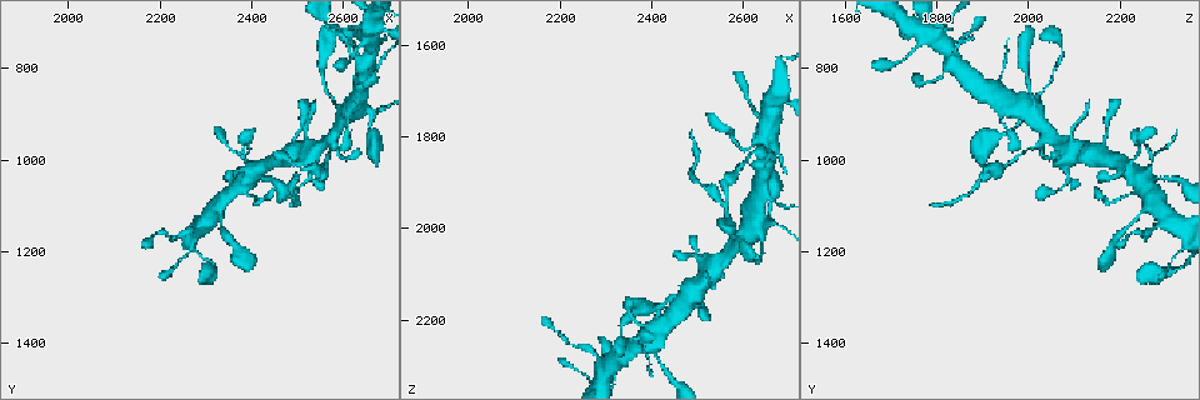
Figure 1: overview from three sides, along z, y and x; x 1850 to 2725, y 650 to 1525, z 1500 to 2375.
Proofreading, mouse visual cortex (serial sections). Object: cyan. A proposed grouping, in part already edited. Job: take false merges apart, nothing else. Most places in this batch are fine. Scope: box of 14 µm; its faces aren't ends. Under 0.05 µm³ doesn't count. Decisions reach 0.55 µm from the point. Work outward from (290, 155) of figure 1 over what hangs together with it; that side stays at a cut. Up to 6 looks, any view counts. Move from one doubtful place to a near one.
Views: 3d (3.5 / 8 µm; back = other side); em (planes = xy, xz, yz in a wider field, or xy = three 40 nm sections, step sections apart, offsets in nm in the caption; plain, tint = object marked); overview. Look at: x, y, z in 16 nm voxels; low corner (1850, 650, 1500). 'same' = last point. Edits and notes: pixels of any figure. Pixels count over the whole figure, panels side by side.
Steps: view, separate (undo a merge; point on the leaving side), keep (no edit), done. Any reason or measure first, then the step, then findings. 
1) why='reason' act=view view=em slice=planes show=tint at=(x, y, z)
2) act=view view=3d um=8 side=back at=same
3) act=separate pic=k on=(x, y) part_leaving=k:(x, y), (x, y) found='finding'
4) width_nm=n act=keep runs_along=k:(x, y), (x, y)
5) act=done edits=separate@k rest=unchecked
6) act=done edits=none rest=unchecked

why='a narrow waist' act=view view=em slice=xy step=5 show=tint at=(2675, 800, 1945)

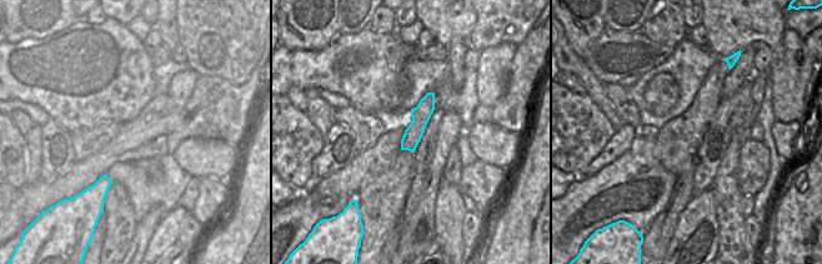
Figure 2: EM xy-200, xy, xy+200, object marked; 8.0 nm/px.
why='see where the arms go' act=view view=3d um=3.5 at=same

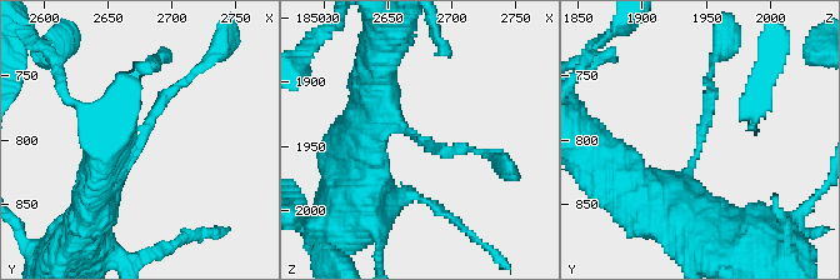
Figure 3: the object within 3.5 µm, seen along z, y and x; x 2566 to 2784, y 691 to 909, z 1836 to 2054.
act=keep runs_along=2:(430, 95), (411, 139), (404, 147) found='all the same cell'

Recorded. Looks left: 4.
why='thin neck' act=view view=3d um=3.5 at=(2570, 975, 2000)

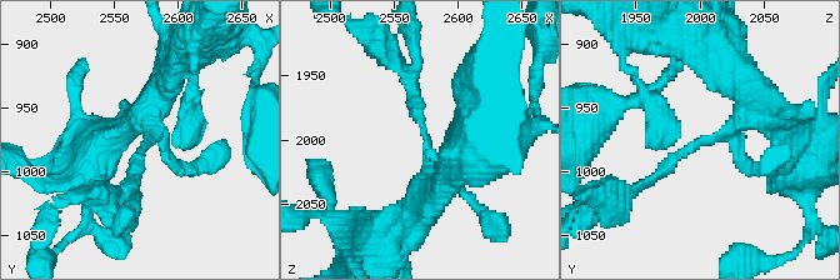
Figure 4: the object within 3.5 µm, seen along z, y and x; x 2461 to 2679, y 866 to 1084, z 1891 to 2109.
act=keep found='all the same cell'

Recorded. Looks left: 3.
why='looks like a crossing' act=view view=3d um=8 at=(2400, 1030, 2220)

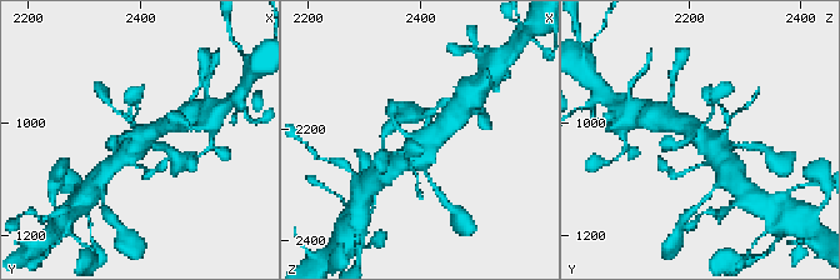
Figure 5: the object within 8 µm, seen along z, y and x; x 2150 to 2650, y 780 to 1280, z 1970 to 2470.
act=view view=em slice=xy step=3 show=tint at=(2400, 1025, 2215)

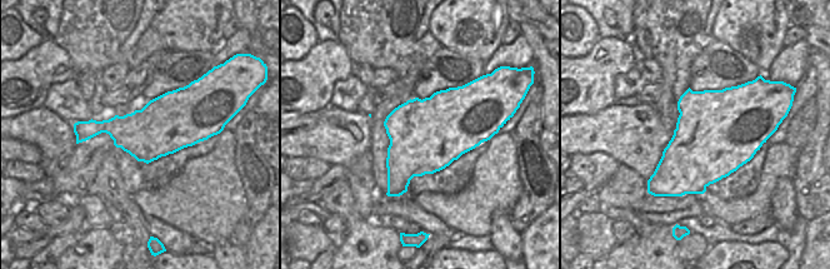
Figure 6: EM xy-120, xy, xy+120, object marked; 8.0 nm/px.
act=keep runs_along=5:(449, 123), (398, 164) found='all the same cell'

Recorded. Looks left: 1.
act=done edits=none rest=unchecked

